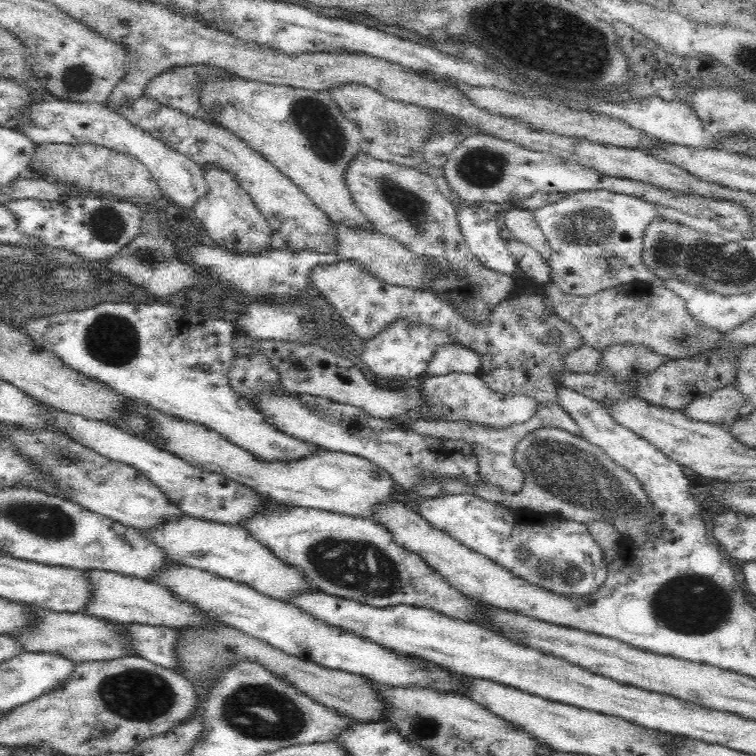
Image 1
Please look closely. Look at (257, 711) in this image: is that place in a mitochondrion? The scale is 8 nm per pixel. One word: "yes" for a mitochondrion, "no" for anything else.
yes

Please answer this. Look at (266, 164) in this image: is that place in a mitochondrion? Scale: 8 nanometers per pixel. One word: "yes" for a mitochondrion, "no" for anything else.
no

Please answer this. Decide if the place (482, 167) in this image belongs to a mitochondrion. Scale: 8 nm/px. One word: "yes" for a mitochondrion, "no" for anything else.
yes

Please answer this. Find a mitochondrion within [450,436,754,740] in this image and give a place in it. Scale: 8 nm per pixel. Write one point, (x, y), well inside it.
(693, 604)

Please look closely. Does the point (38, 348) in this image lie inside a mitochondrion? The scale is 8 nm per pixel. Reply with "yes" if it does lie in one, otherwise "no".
no

